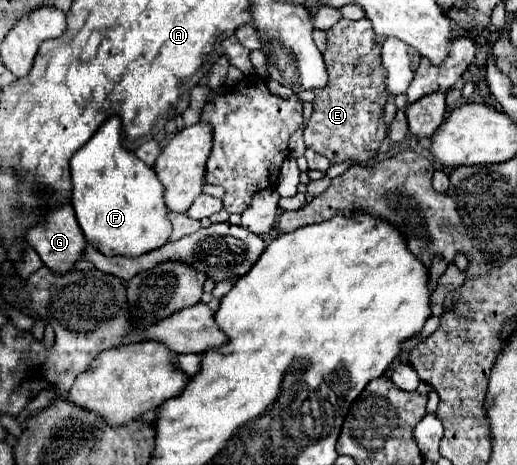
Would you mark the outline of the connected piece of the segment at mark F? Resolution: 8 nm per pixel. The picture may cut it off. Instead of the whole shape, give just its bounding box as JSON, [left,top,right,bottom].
[71,116,171,256]

